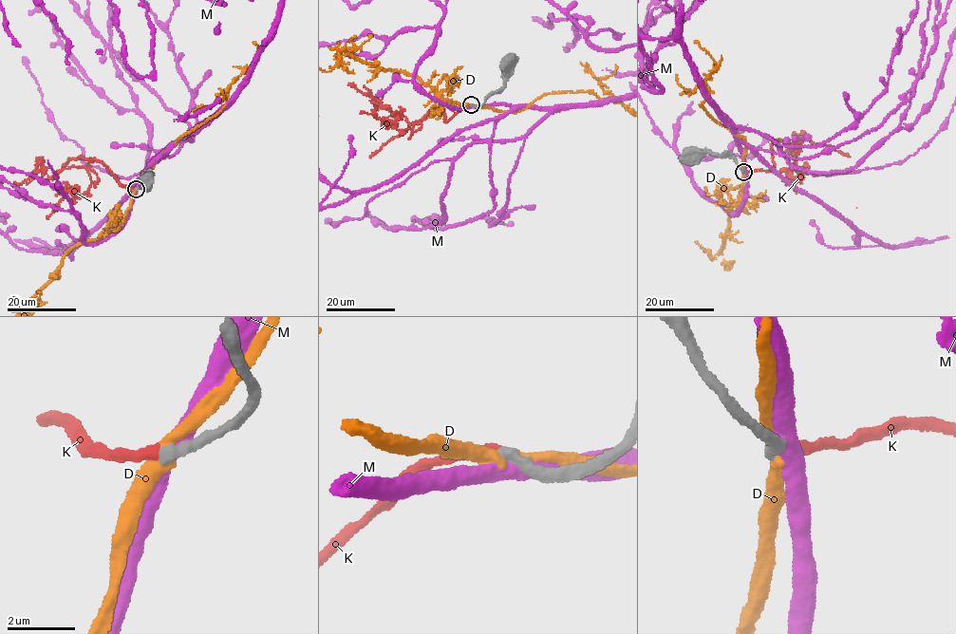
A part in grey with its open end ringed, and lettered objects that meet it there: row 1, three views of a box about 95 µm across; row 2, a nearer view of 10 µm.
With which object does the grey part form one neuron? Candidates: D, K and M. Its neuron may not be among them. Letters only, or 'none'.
K

